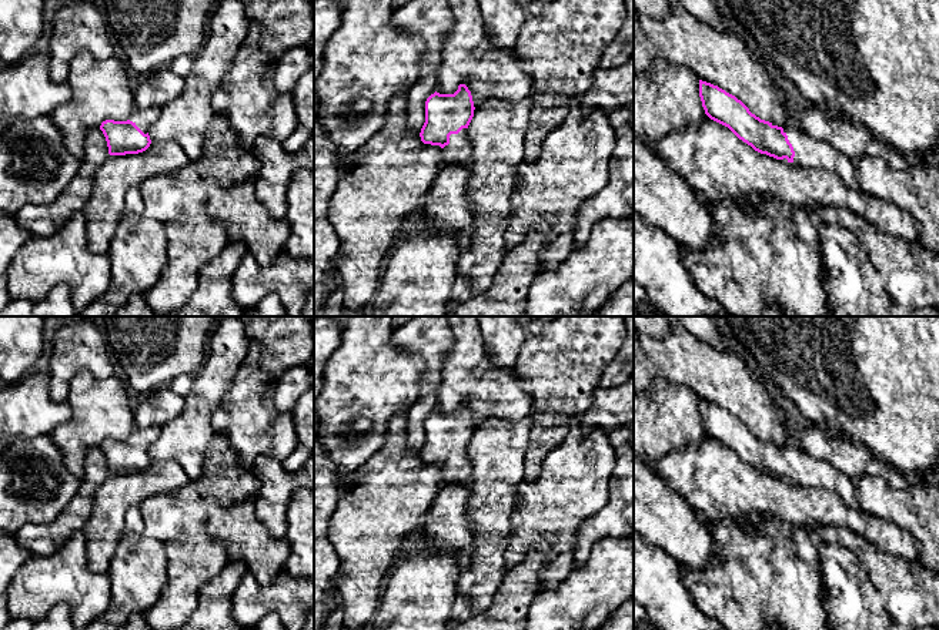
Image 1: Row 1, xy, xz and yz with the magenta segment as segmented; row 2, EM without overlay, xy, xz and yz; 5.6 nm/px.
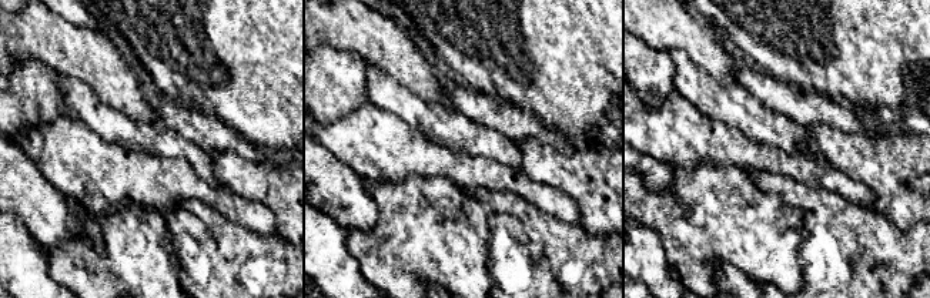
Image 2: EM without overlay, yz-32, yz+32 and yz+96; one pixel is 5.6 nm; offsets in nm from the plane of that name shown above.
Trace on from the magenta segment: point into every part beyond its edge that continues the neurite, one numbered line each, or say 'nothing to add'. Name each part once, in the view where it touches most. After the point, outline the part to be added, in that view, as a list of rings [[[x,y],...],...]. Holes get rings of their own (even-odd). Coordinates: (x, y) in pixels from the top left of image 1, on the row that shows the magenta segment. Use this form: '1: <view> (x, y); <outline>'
1: yz (809, 153); [[[783,128],[783,133],[793,147],[796,165],[831,171],[839,175],[848,187],[862,191],[855,162],[849,157],[799,128]]]

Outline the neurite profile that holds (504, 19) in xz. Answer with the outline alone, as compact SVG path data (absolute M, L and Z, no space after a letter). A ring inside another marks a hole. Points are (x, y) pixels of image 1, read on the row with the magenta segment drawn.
M478 0L487 34L501 50L514 50L518 33L554 0Z

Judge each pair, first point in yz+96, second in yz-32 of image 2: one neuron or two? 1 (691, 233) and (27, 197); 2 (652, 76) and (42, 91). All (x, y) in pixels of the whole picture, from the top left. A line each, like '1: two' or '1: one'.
1: two
2: one

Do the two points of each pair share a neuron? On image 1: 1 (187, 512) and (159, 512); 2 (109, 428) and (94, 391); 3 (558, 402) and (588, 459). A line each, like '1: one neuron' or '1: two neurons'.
1: one neuron
2: one neuron
3: two neurons

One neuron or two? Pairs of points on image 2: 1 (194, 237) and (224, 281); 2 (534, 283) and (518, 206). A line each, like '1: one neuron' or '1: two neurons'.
1: one neuron
2: two neurons

